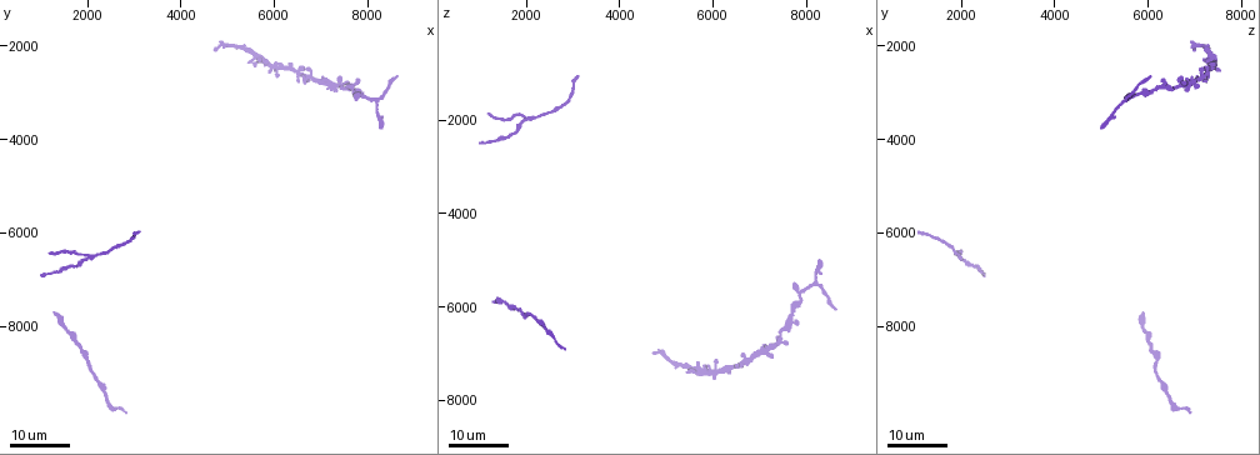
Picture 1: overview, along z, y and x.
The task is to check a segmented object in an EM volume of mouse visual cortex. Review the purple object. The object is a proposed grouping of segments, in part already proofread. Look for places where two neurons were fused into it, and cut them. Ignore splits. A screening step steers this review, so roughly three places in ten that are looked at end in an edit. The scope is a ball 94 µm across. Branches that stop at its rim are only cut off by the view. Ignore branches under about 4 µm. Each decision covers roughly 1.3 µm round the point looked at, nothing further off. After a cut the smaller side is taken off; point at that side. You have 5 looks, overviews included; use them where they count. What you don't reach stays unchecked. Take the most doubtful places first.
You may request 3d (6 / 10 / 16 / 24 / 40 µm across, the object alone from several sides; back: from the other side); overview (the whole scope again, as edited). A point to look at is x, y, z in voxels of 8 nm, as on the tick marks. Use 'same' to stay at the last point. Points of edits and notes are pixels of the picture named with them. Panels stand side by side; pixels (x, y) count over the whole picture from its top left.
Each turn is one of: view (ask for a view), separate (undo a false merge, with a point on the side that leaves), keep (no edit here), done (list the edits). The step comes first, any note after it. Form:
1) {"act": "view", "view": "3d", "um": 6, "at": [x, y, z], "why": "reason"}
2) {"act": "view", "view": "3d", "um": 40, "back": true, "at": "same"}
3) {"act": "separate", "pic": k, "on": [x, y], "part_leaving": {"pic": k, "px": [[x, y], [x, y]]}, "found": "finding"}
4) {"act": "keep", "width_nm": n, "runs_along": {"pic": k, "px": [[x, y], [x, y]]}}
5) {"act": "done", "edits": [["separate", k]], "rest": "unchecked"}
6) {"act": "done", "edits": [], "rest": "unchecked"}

{"act": "view", "view": "3d", "um": 24, "at": [2050, 6450, 1950], "why": "branch point"}

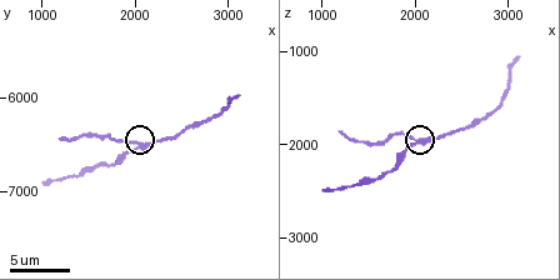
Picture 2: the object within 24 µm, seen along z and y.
{"act": "view", "view": "3d", "um": 6, "at": [2050, 6500, 2000]}

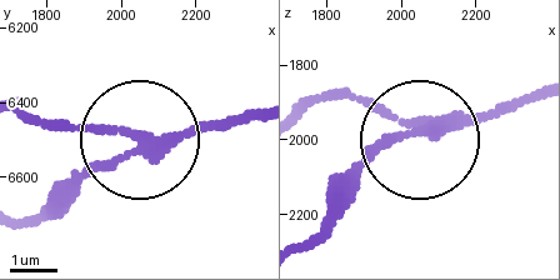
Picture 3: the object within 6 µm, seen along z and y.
{"act": "separate", "pic": 3, "on": [79, 128], "part_leaving": {"pic": 3, "px": [[155, 136], [28, 120]]}, "found": "two neurons meet here"}

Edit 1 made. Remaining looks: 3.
{"act": "view", "view": "overview"}

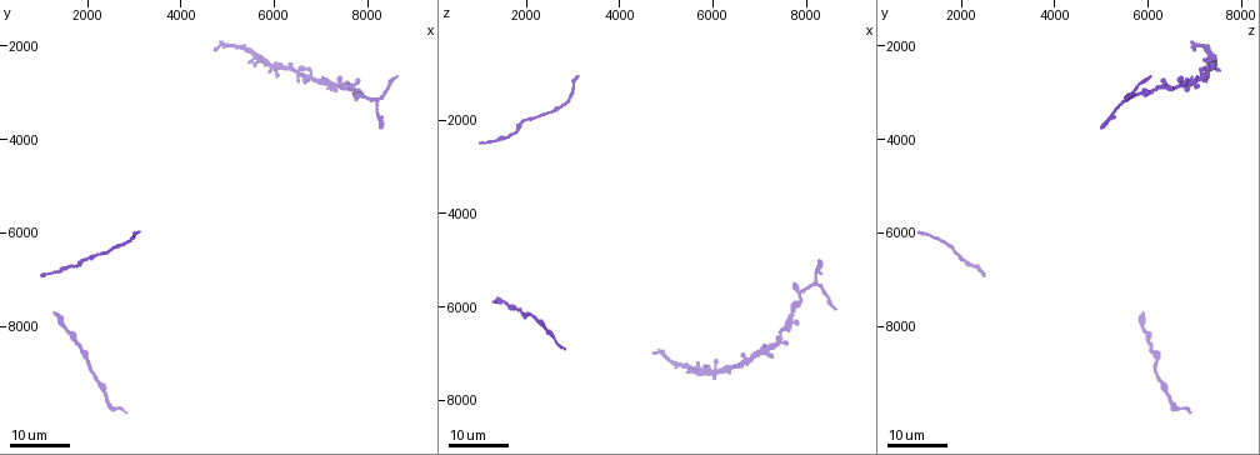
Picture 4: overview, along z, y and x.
{"act": "view", "view": "3d", "um": 16, "at": [8150, 3200, 5500], "why": "three-way junction"}

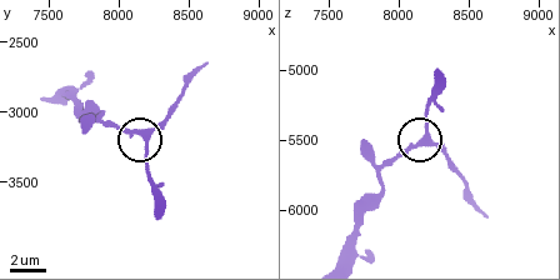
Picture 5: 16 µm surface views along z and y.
{"act": "view", "view": "3d", "um": 10, "at": [8180, 3200, 5500]}

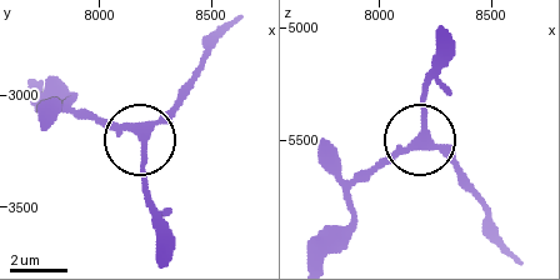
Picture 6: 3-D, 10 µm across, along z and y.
{"act": "separate", "pic": 6, "on": [178, 94], "arms": 3, "found": "two neurons meet here"}

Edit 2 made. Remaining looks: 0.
{"act": "done", "edits": [["separate", 3], ["separate", 6]], "rest": "unchecked"}

